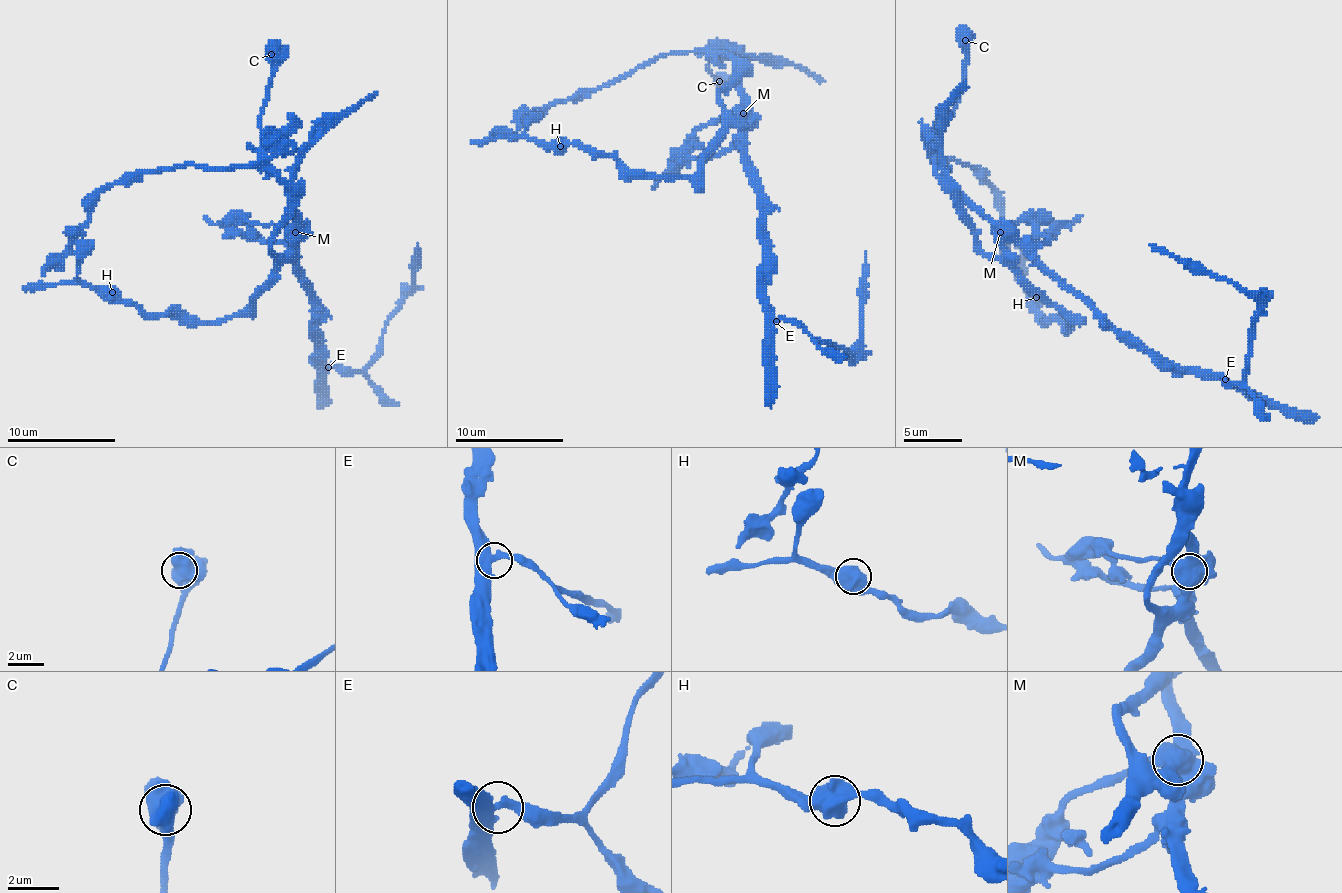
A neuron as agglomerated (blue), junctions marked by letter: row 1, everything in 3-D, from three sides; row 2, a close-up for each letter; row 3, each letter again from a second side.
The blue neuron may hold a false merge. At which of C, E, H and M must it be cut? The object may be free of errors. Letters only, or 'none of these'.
M

